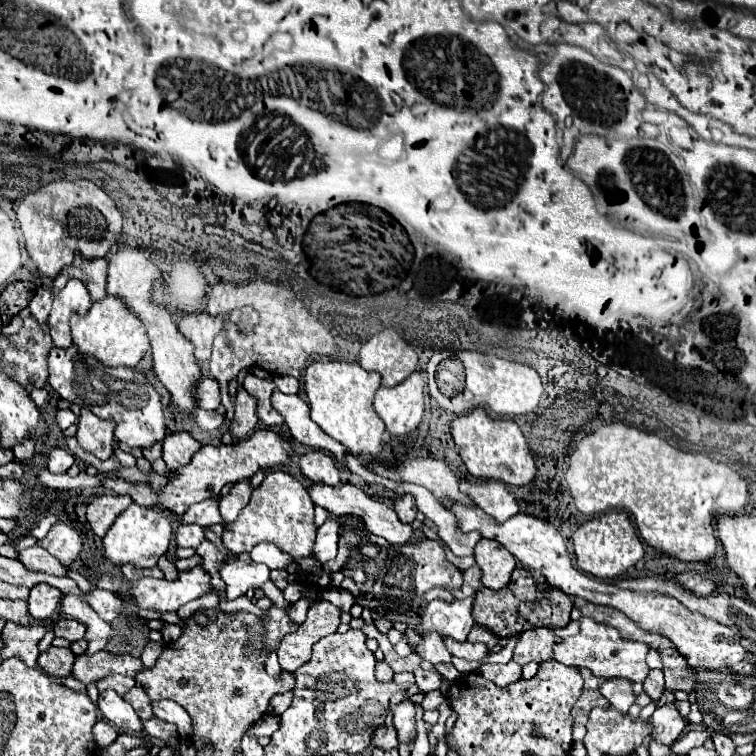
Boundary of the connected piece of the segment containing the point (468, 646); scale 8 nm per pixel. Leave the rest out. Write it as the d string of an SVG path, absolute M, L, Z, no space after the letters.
M446 636L444 644L448 646L448 652L452 656L458 656L458 658L464 658L464 660L482 660L488 654L488 648L484 644L480 644L480 642L468 642L468 640L456 642L456 640Z

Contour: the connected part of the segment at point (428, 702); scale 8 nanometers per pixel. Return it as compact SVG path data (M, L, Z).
M440 690L431 691L424 697L421 707L427 710L437 710L440 704L444 701L444 696Z

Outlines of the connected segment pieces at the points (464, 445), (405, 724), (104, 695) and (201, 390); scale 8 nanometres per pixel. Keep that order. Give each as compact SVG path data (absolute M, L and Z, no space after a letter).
M474 408L472 412L456 416L452 420L450 434L454 438L460 458L474 478L500 480L510 486L526 486L534 480L536 464L526 444L526 438L516 422L490 418L484 408Z
M404 700L392 708L394 712L394 726L398 730L400 742L410 742L416 736L416 720L414 720L414 704L410 700Z
M114 690L100 692L98 710L118 732L124 732L124 734L142 732L142 720L134 712L134 708L128 702L124 702L124 698L118 696Z
M202 378L198 382L198 406L204 410L216 410L220 406L220 386L214 378Z

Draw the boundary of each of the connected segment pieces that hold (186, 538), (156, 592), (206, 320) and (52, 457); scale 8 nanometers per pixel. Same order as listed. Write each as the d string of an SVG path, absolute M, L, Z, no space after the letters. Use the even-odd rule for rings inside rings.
M180 524L176 530L176 544L196 548L204 540L204 530L196 524Z
M194 566L190 570L184 570L184 572L178 572L178 578L174 582L168 582L168 580L156 580L156 578L140 578L140 580L128 580L124 576L102 576L98 580L98 588L104 588L104 590L110 590L114 594L118 594L122 600L132 600L136 606L140 608L154 608L158 612L176 612L182 604L190 602L190 600L196 600L204 594L210 594L214 592L212 584L210 584L212 576L202 568L202 566Z
M206 310L192 312L178 322L178 330L194 344L196 360L208 362L214 336L222 332L222 316L210 316Z
M52 448L50 454L48 454L48 464L46 466L52 474L64 474L74 462L76 462L76 458L68 450Z

